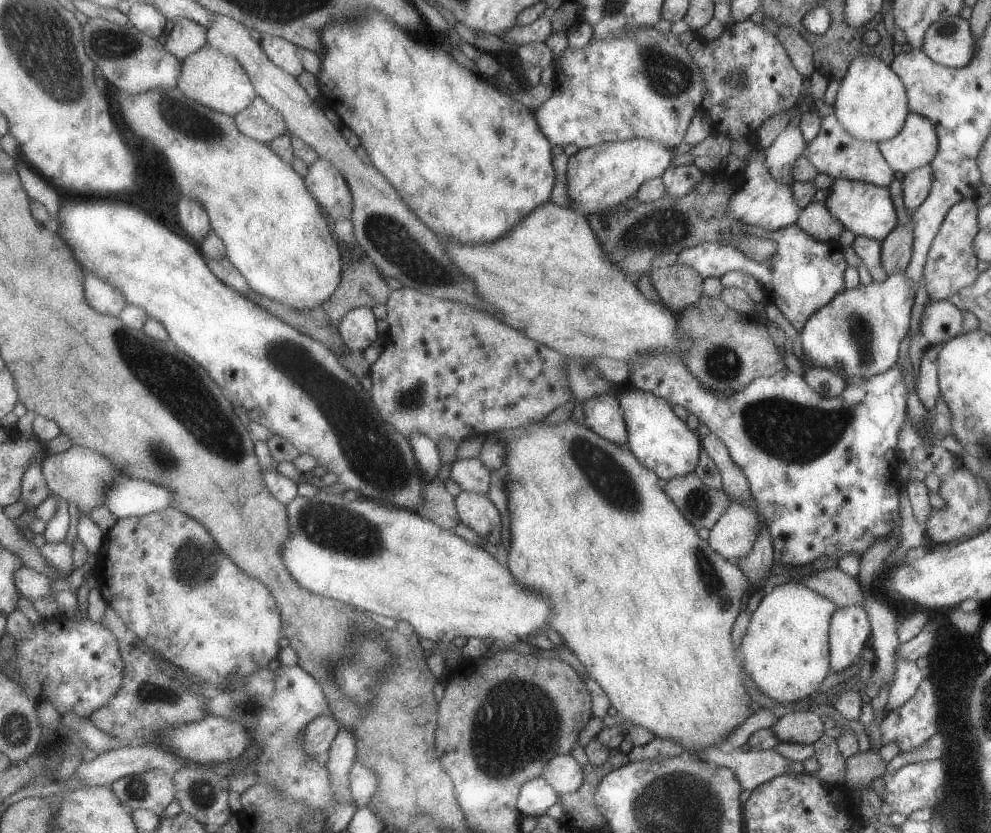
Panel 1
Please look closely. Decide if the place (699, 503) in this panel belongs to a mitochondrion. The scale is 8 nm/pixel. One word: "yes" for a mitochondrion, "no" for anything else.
yes

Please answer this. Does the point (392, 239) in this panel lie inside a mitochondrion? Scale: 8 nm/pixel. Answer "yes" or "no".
yes

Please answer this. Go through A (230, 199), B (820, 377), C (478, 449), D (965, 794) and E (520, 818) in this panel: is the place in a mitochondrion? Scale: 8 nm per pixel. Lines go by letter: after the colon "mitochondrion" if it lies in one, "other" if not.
A: other
B: other
C: other
D: mitochondrion
E: other

